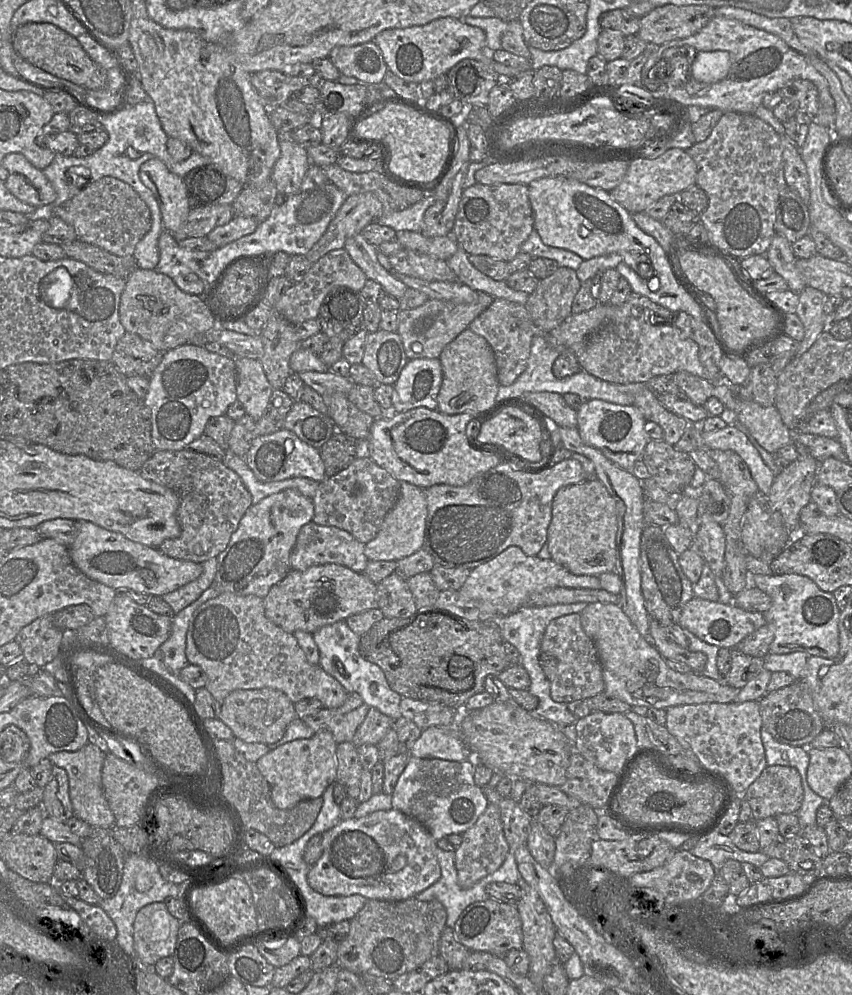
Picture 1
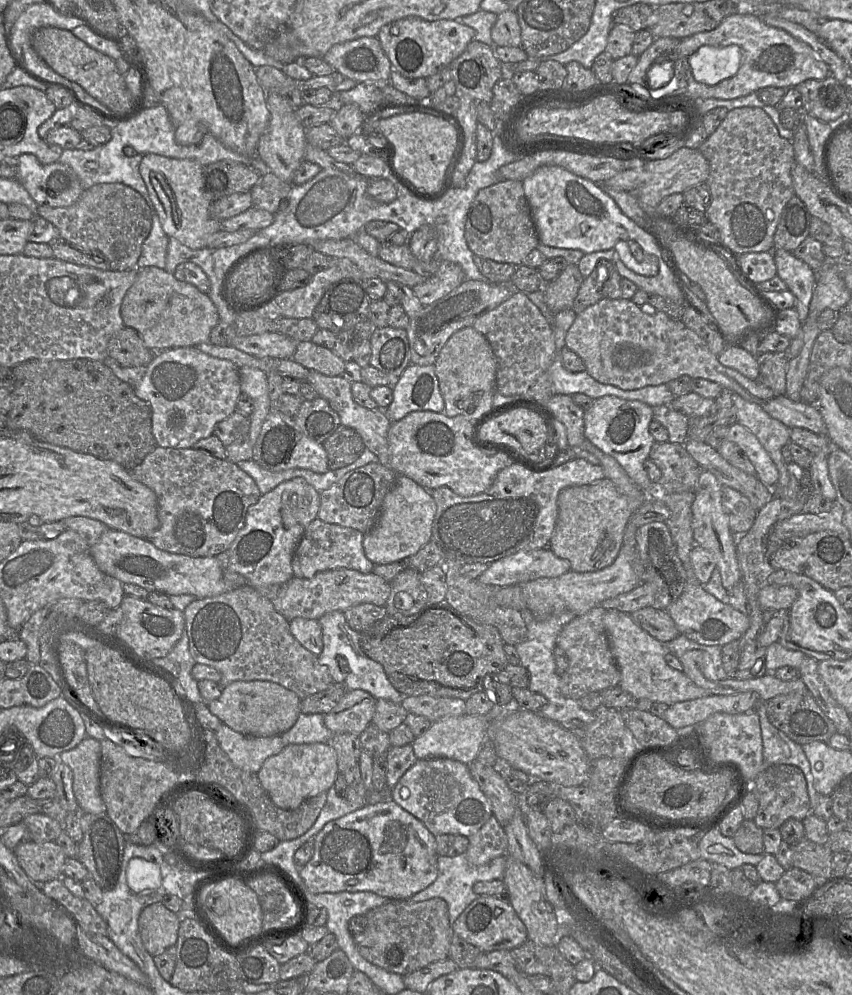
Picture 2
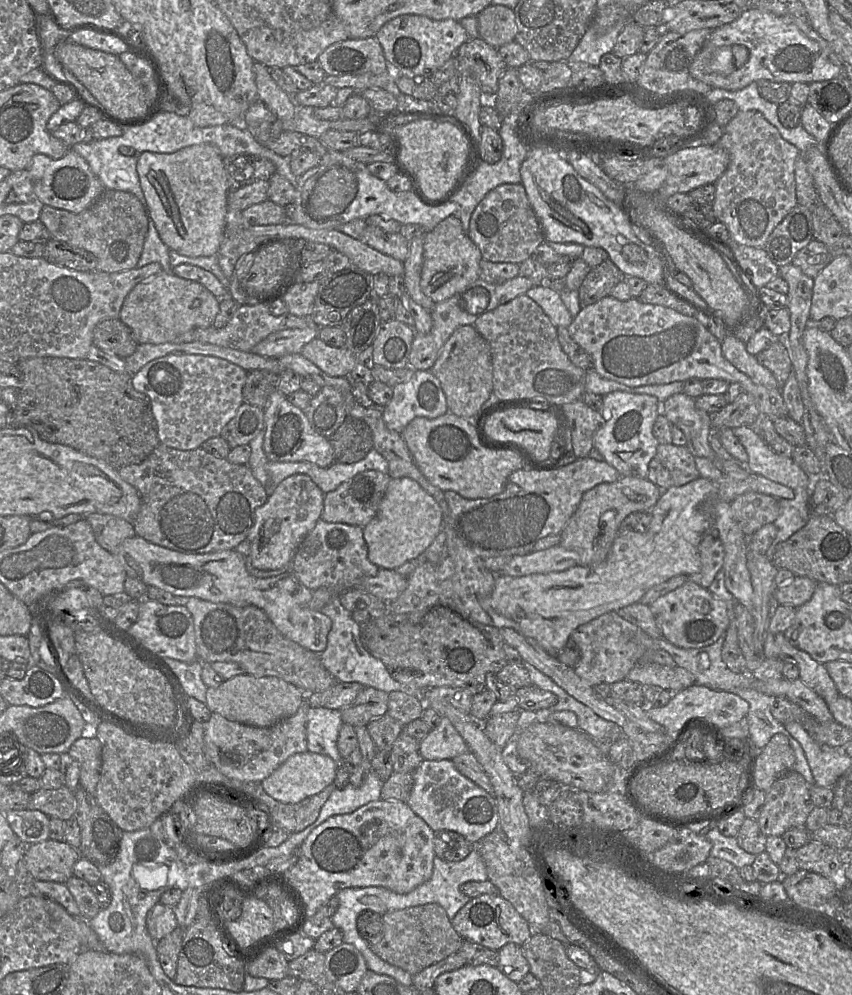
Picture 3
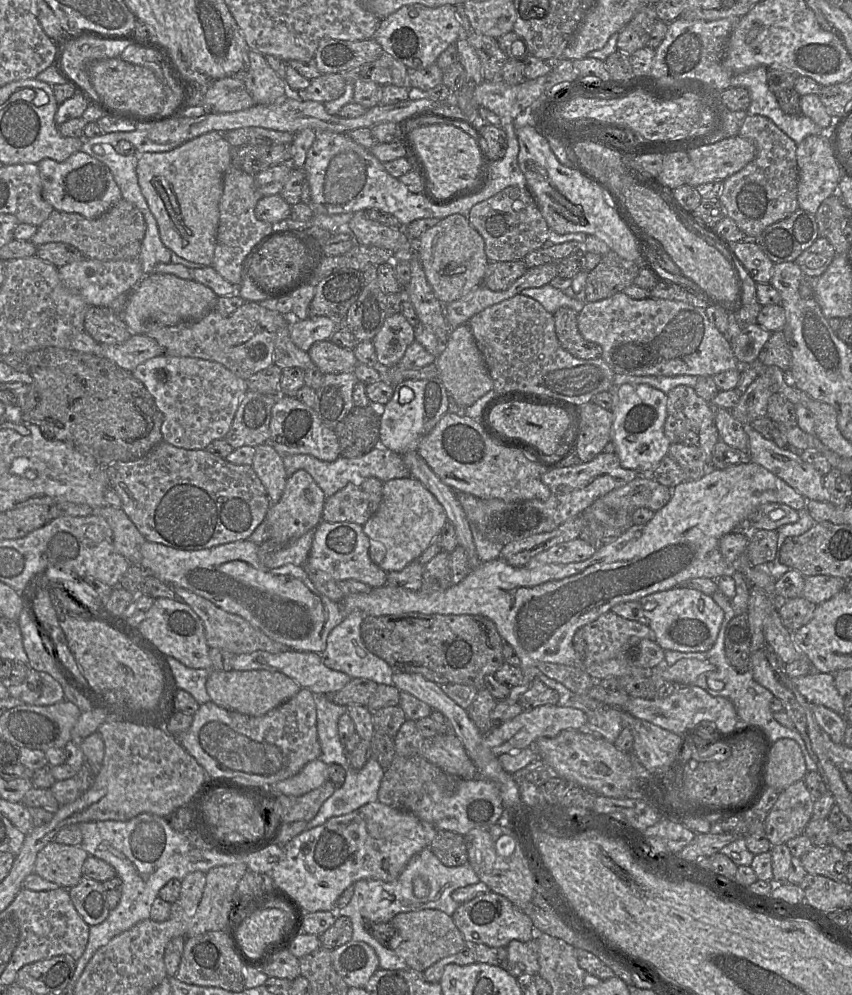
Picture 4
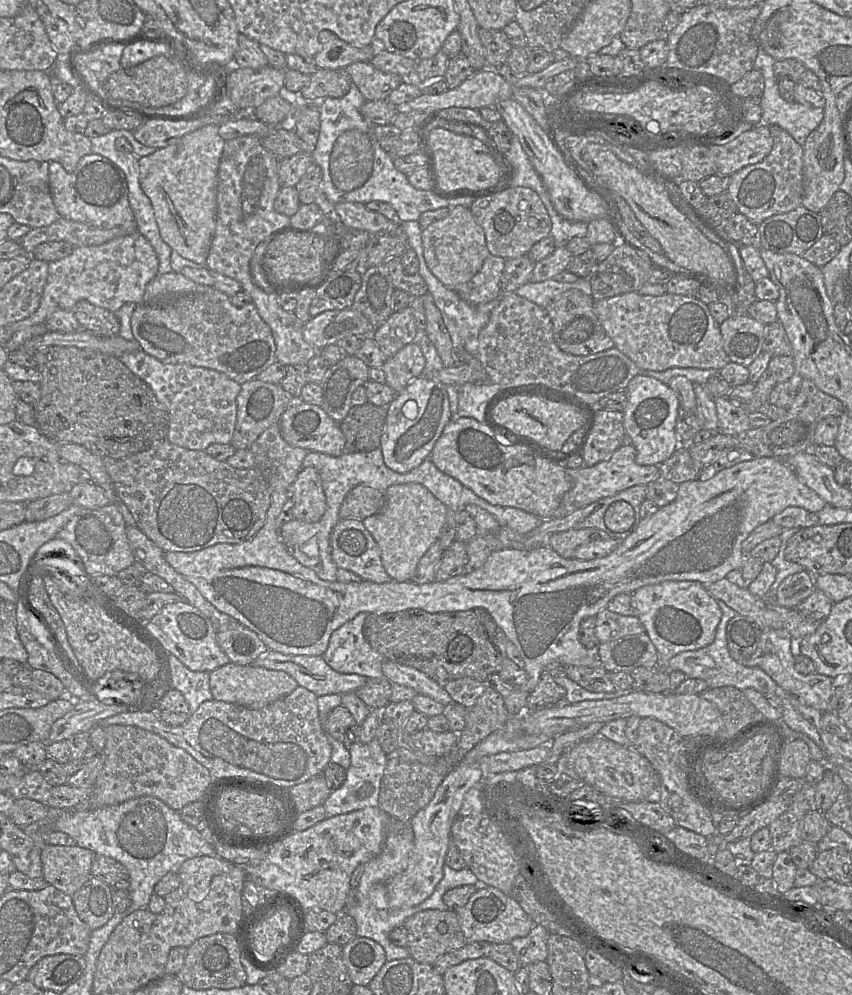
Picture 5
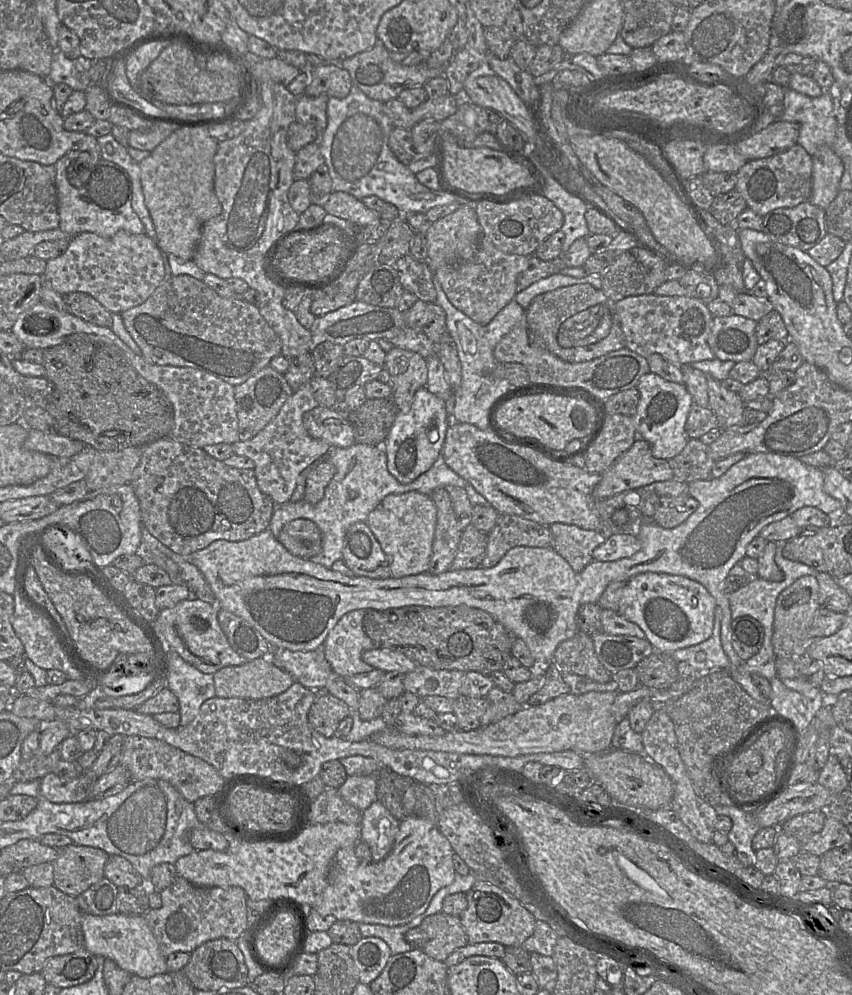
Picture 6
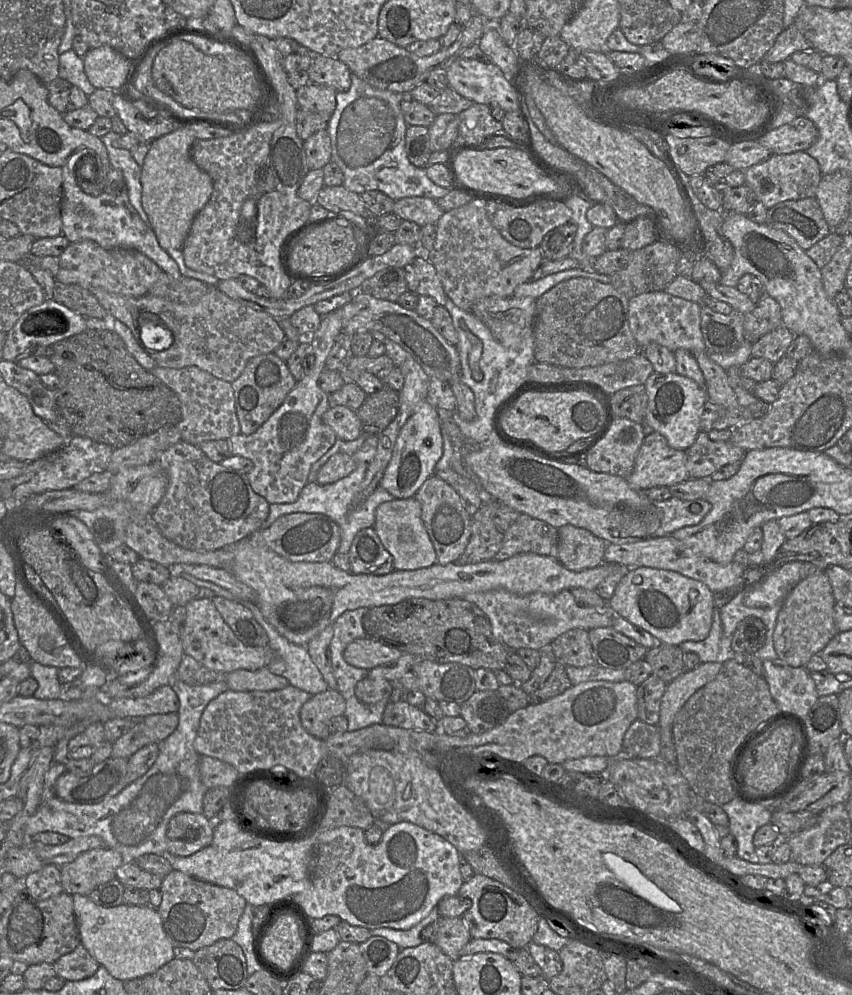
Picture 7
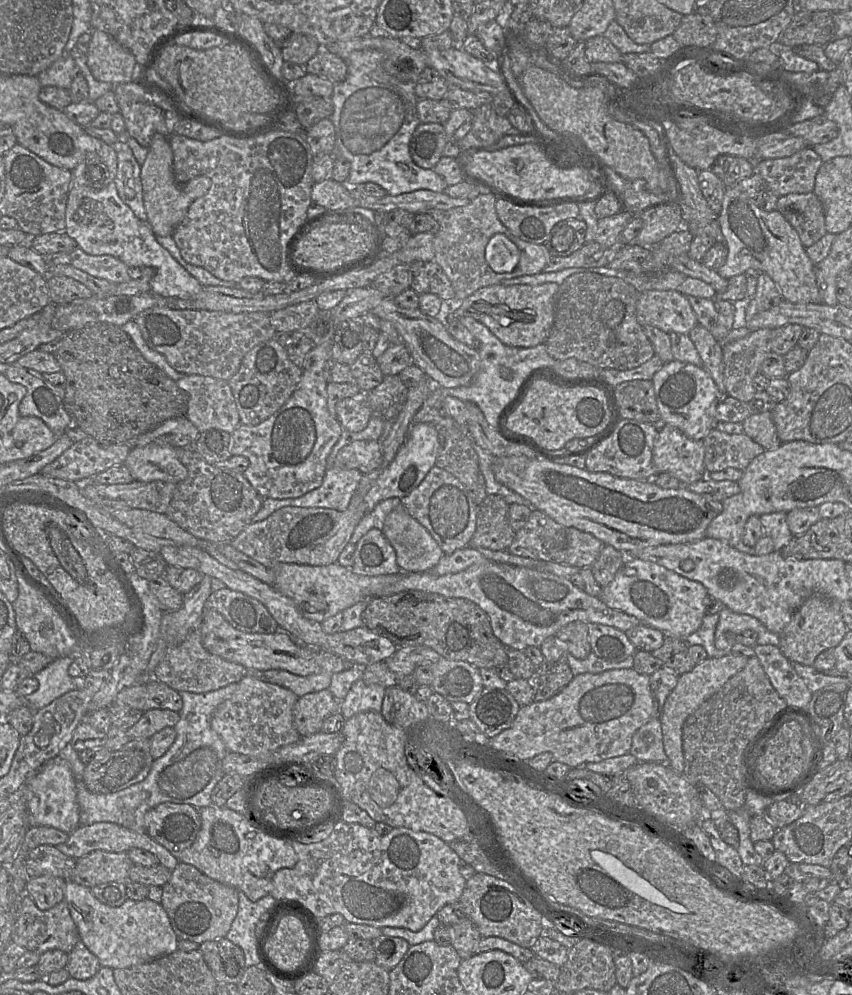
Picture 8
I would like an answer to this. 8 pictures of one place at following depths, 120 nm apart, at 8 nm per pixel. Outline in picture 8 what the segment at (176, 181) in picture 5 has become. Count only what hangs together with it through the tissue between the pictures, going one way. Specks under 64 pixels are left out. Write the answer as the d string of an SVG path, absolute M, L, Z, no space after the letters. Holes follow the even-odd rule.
M155 134L148 148L147 158L141 166L143 203L147 221L155 236L172 236L176 227L185 218L189 206L208 192L211 187L211 179L206 176L198 176L180 185L173 174L173 152L169 138Z

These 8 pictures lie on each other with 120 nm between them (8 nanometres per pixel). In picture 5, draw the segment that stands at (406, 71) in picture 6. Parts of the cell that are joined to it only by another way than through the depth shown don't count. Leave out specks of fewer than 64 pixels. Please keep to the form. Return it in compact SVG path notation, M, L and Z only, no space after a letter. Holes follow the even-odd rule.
M355 62L348 65L345 70L367 101L388 98L392 91L402 83L401 76L384 73L370 62Z

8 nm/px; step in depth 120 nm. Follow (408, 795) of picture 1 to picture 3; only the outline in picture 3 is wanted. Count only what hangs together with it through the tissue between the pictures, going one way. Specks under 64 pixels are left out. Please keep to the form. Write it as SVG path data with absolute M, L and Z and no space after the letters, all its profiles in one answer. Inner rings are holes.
M422 760L412 775L413 787L406 803L433 831L450 830L476 843L498 827L494 797L463 776L452 760Z

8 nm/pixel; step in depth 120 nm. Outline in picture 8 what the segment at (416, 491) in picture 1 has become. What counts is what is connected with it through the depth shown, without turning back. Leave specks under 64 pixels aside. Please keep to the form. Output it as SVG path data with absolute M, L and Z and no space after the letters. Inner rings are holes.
M401 505L386 516L381 531L394 548L402 572L432 571L444 555L427 529Z

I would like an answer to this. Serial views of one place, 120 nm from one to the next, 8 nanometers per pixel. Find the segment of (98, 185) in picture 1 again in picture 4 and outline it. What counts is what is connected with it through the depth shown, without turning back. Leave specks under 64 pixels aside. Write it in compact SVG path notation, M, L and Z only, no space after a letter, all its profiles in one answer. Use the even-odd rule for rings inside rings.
M121 199L98 218L89 219L78 213L53 210L49 217L37 227L30 241L35 246L59 242L76 247L86 258L100 261L131 260L138 258L146 233L142 212L131 202Z

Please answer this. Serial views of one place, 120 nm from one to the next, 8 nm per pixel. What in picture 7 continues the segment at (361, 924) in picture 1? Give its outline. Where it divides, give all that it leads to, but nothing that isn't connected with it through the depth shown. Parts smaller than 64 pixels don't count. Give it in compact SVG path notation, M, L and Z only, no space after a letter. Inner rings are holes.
M439 917L433 922L436 930L435 943L453 961L460 958L460 951L472 939L462 917Z

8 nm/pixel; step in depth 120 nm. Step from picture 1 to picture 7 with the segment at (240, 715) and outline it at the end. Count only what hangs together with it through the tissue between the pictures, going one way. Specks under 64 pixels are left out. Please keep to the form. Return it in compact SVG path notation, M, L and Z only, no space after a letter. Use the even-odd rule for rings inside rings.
M267 667L256 671L238 669L226 674L225 682L229 690L237 692L274 691L289 685L286 678L275 675Z

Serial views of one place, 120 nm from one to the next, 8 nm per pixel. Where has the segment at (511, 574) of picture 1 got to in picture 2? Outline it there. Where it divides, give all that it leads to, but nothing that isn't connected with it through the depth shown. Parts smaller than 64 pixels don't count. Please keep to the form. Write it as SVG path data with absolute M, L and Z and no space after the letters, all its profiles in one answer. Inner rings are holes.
M547 546L518 551L494 561L477 580L484 585L508 587L539 578L559 577L570 570L570 563L557 557Z

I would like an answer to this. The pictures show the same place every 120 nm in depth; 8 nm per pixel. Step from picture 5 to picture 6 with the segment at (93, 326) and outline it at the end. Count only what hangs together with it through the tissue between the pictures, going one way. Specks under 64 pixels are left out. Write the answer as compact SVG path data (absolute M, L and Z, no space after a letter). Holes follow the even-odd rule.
M70 292L63 295L67 311L96 325L111 327L112 313L91 295L84 292Z

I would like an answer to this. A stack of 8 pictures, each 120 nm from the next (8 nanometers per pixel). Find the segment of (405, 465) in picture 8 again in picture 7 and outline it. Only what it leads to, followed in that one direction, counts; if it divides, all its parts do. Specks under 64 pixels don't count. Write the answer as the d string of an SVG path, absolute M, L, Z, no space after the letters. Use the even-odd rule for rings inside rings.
M426 399L418 405L402 427L379 487L398 499L414 497L424 481L435 474L435 465L442 453L441 421L437 414L437 408Z

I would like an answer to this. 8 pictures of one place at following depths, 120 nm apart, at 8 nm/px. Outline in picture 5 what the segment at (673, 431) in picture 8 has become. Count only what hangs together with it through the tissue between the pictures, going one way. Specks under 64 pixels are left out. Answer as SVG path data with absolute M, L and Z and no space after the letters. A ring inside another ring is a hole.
M626 442L626 444L618 448L610 458L592 467L582 466L577 469L566 469L570 479L570 488L562 496L559 507L554 512L552 518L562 518L601 498L613 496L636 485L647 485L661 477L657 465L639 465L636 463L635 458L635 447L630 442Z

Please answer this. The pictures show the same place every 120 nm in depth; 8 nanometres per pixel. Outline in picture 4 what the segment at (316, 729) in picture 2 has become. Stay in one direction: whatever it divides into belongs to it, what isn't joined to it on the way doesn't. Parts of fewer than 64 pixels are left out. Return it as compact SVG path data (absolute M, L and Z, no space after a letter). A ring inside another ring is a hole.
M313 695L317 714L317 735L321 747L319 759L327 765L339 764L346 770L349 766L349 754L338 735L338 720L347 712L347 706L335 704L326 695Z

